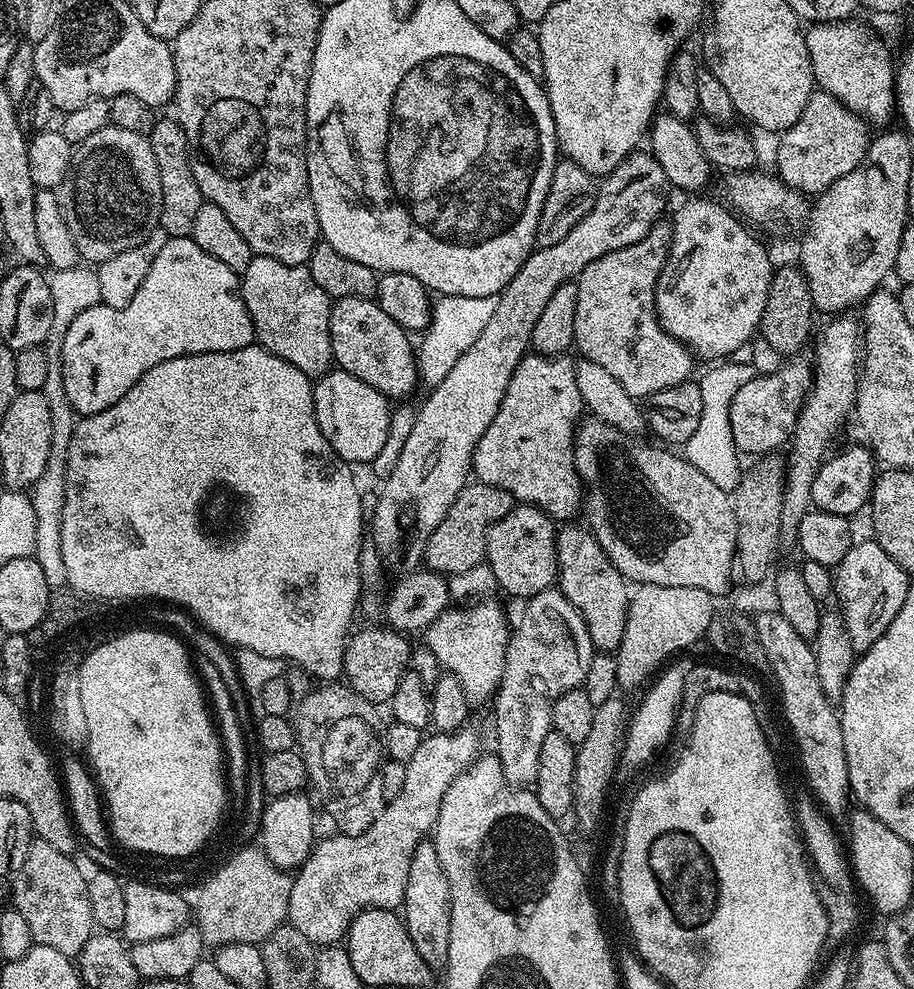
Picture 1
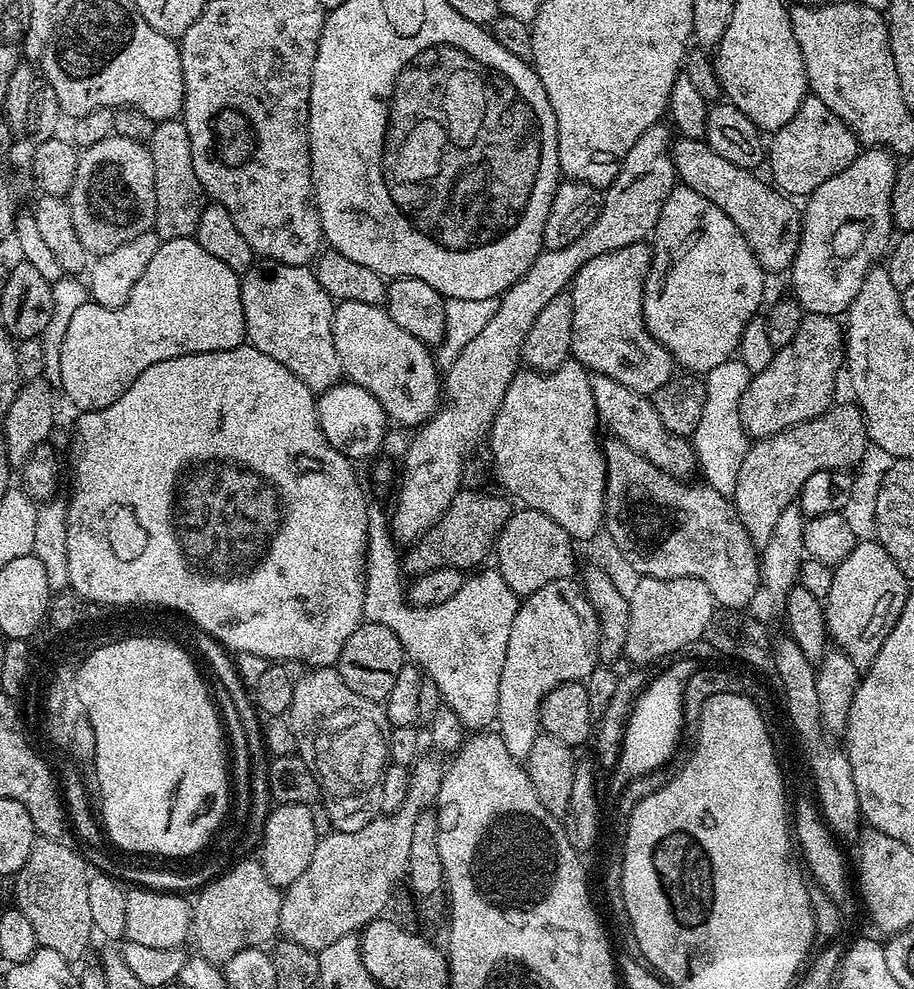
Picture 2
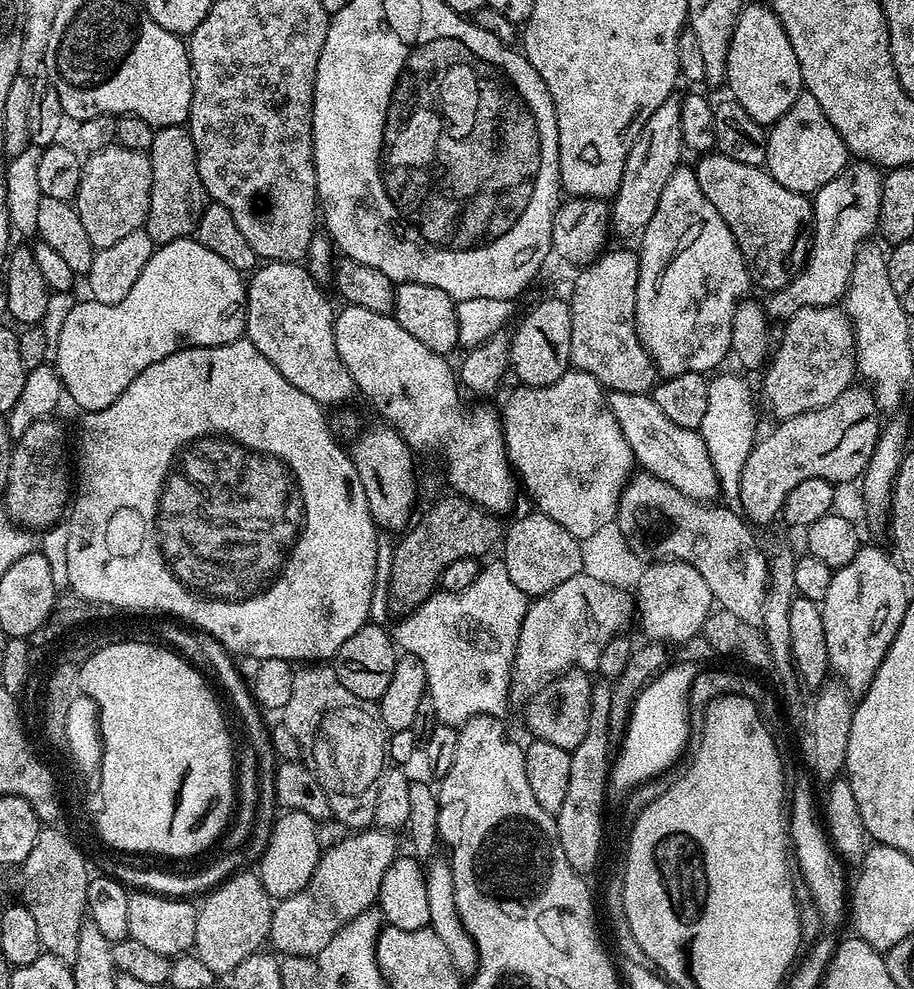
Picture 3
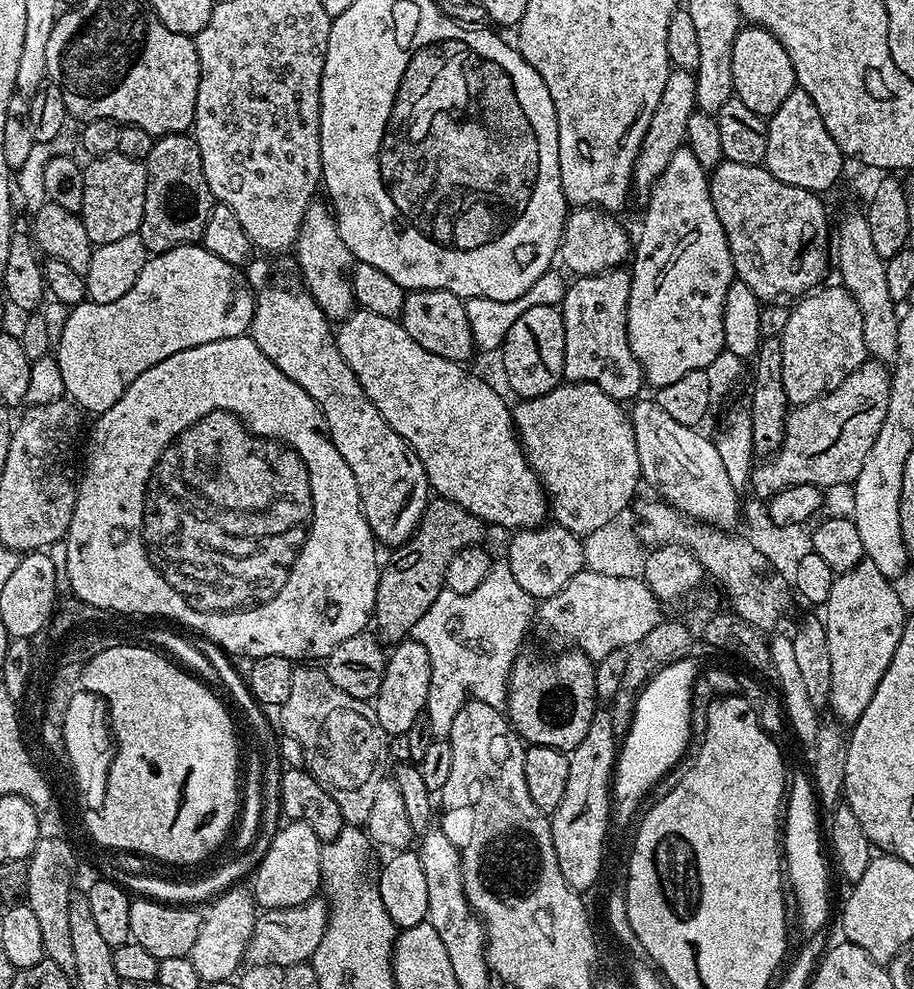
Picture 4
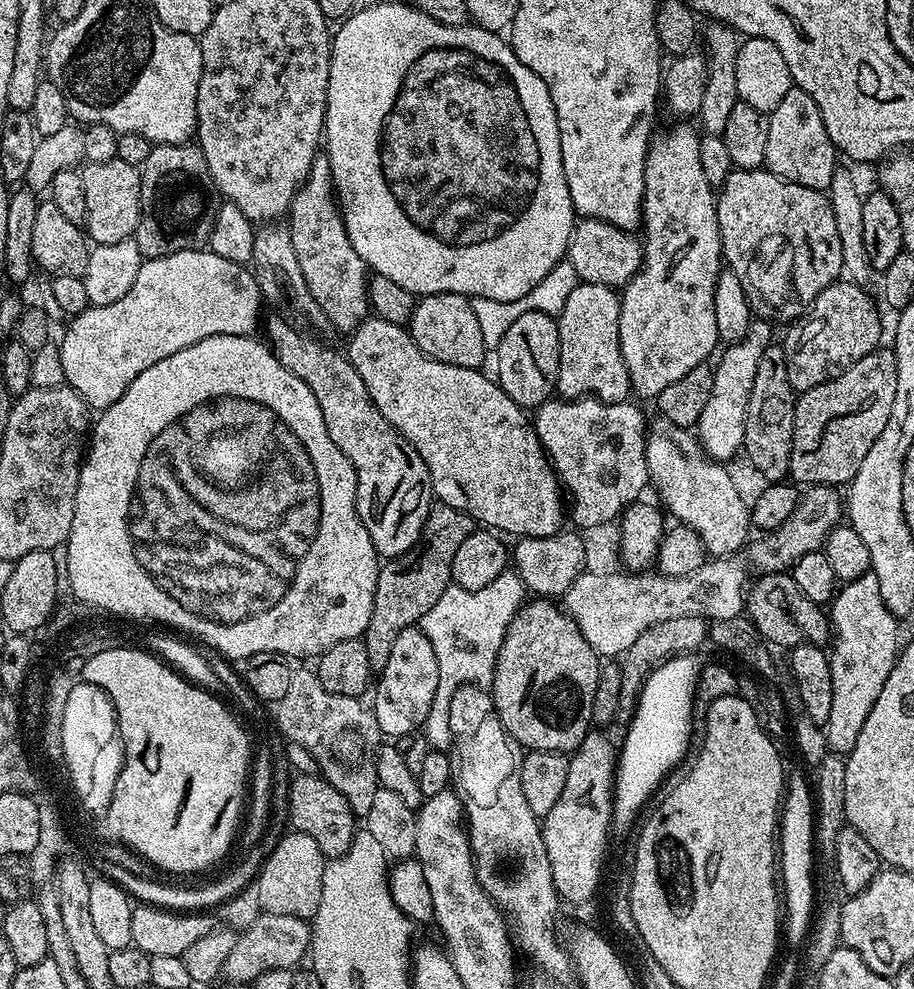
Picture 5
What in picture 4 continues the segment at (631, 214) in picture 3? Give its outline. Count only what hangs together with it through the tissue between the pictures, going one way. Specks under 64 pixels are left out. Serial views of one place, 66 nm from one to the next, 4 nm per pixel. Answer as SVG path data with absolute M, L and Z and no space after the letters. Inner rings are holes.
M672 68L666 78L666 90L662 90L662 99L650 117L650 126L646 126L646 134L642 138L642 146L634 162L632 186L637 193L651 192L654 182L666 168L666 162L670 162L677 149L685 147L686 126L695 111L697 111L695 75L682 68Z

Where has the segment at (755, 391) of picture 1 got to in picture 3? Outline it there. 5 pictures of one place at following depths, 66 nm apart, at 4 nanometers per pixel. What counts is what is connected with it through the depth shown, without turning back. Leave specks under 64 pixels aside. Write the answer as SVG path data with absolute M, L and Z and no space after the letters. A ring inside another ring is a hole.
M843 307L800 308L792 313L782 329L780 345L775 345L770 363L762 372L764 404L776 415L777 421L830 406L834 398L853 387L857 375L856 339Z

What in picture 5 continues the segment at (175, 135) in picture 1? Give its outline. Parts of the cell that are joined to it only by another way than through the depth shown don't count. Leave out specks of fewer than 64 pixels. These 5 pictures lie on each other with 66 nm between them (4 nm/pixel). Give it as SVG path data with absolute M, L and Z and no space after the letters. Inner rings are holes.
M192 142L155 145L140 169L140 185L142 210L134 238L145 258L153 260L207 245L216 217L218 193L199 146Z

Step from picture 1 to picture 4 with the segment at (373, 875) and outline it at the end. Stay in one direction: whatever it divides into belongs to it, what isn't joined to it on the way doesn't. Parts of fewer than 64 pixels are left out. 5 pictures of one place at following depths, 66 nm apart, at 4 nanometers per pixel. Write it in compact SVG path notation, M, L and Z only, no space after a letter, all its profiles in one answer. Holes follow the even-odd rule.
M317 898L293 908L269 908L256 918L252 940L248 944L247 959L254 964L273 964L284 969L311 961L314 950L328 925L330 908L323 899Z

